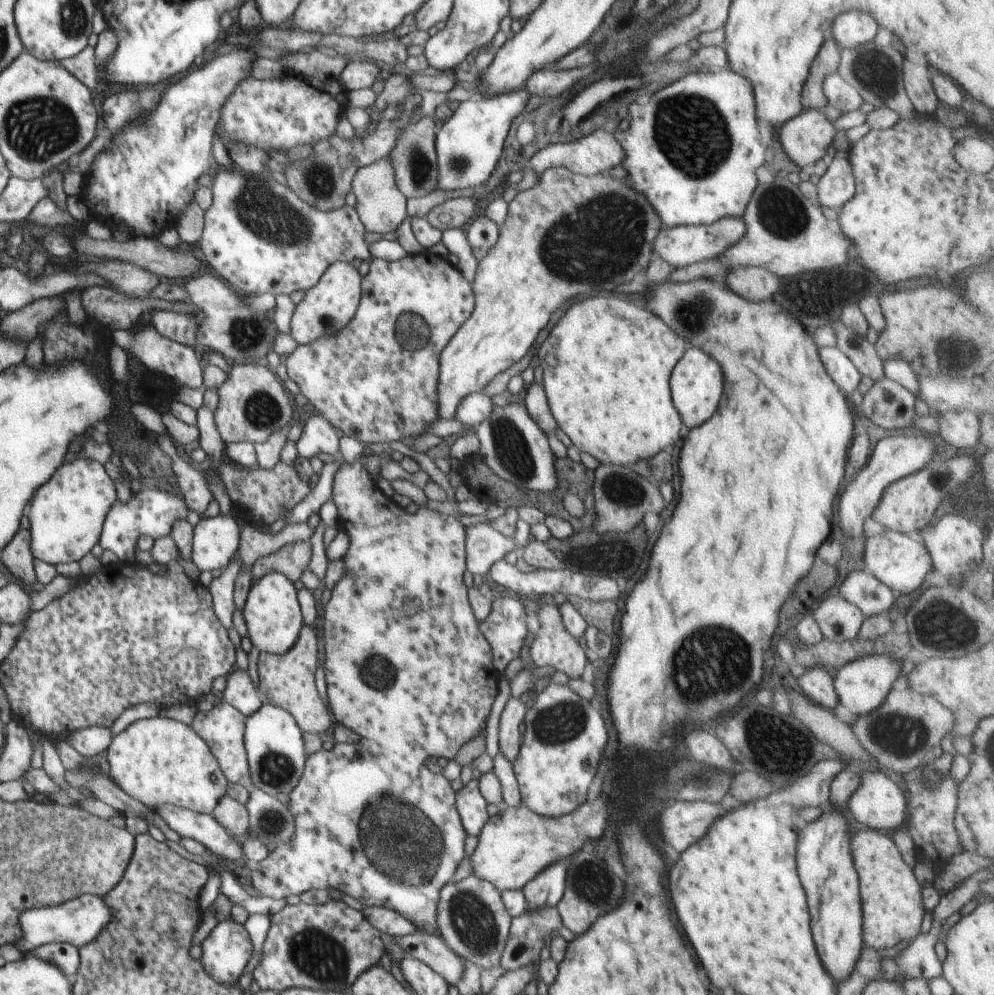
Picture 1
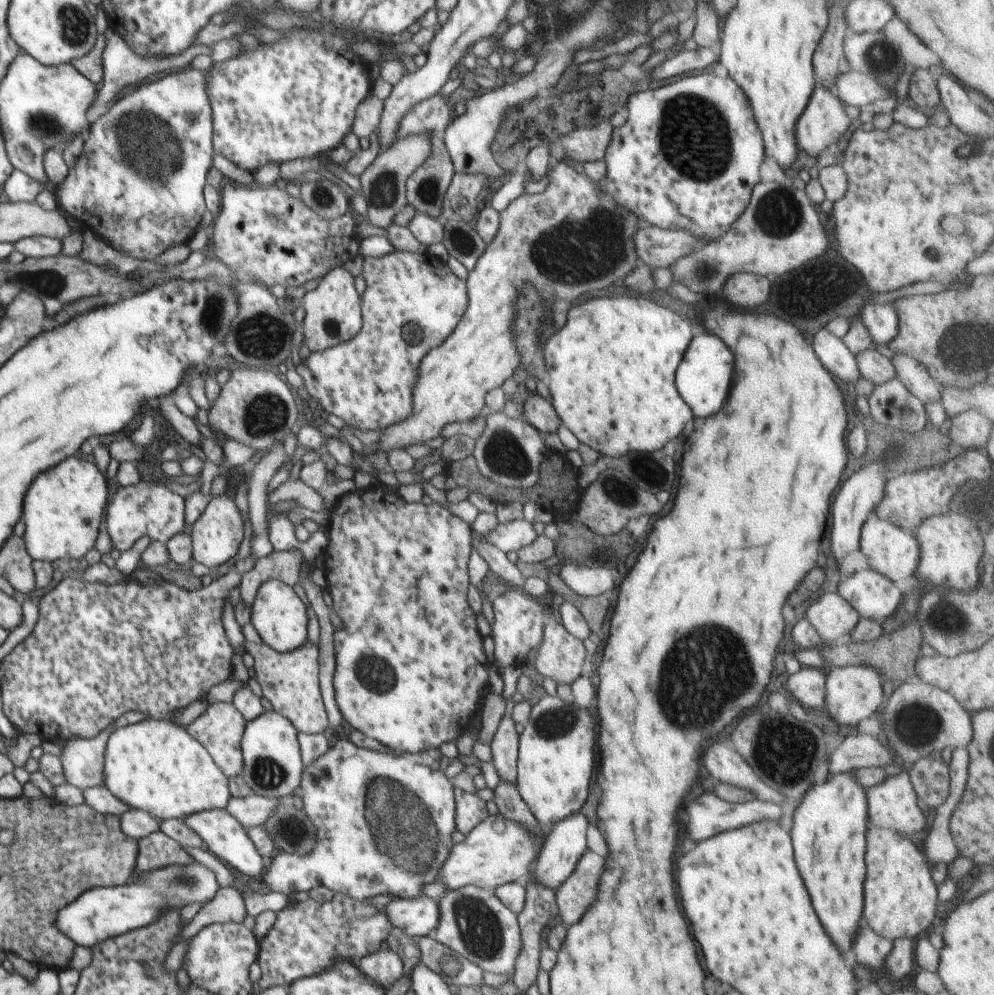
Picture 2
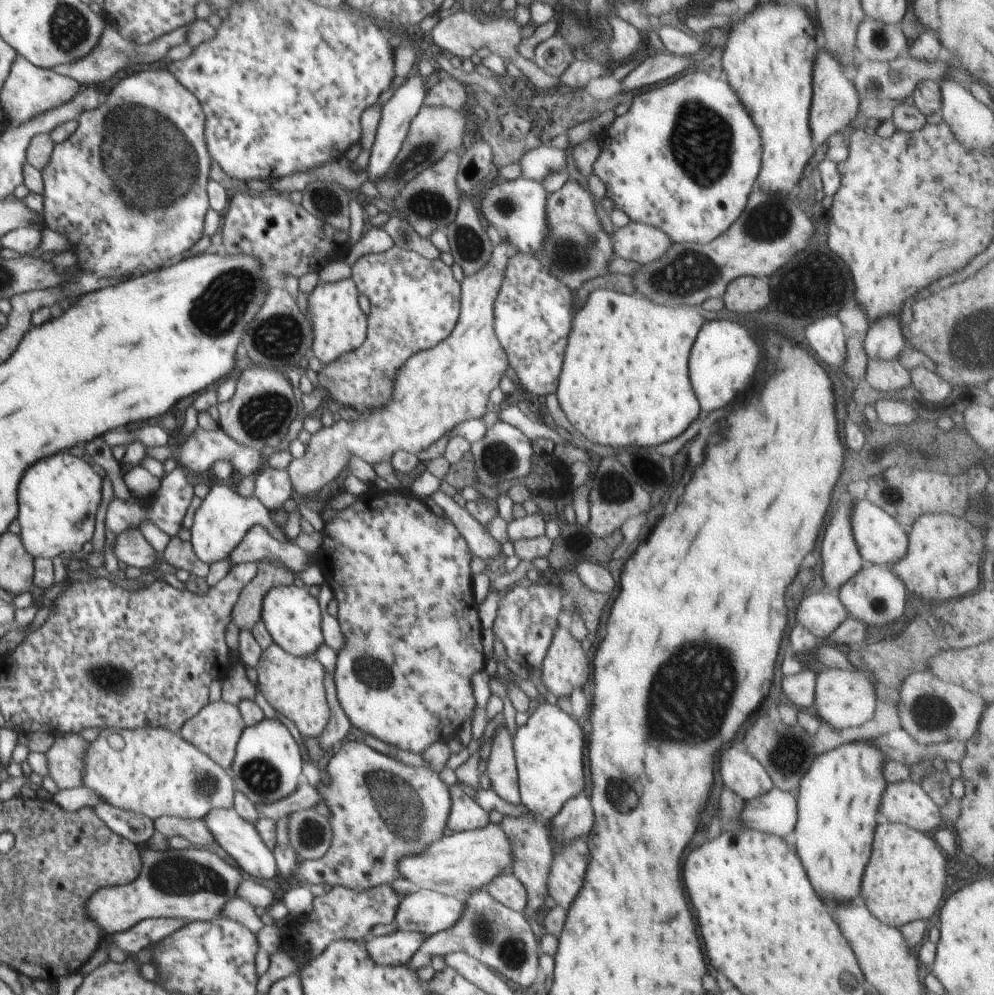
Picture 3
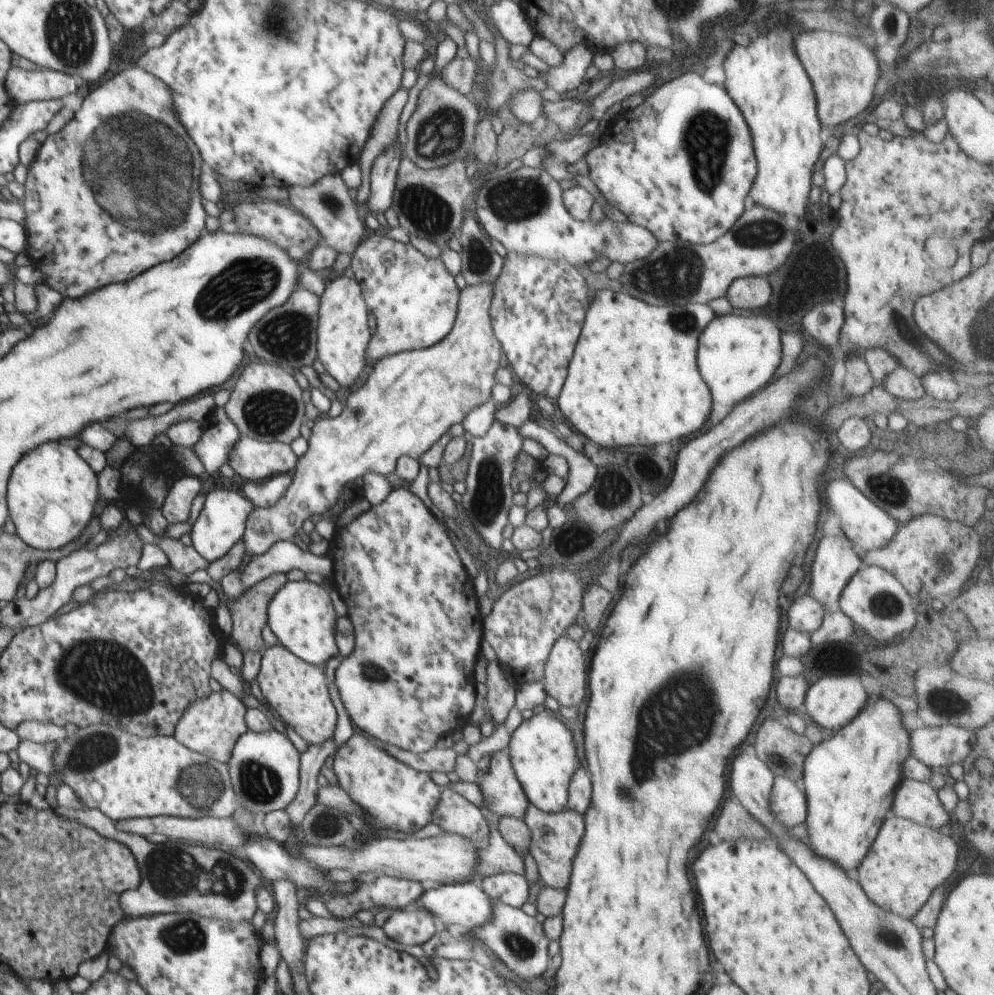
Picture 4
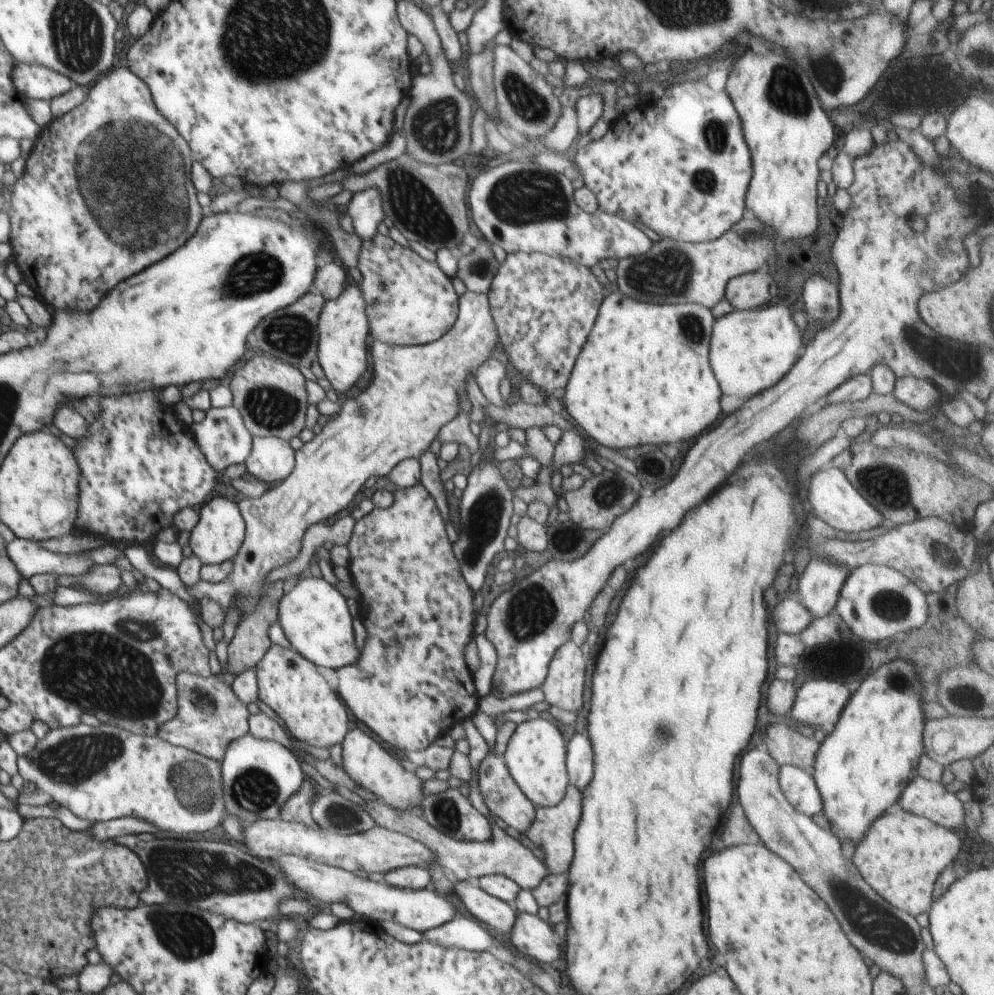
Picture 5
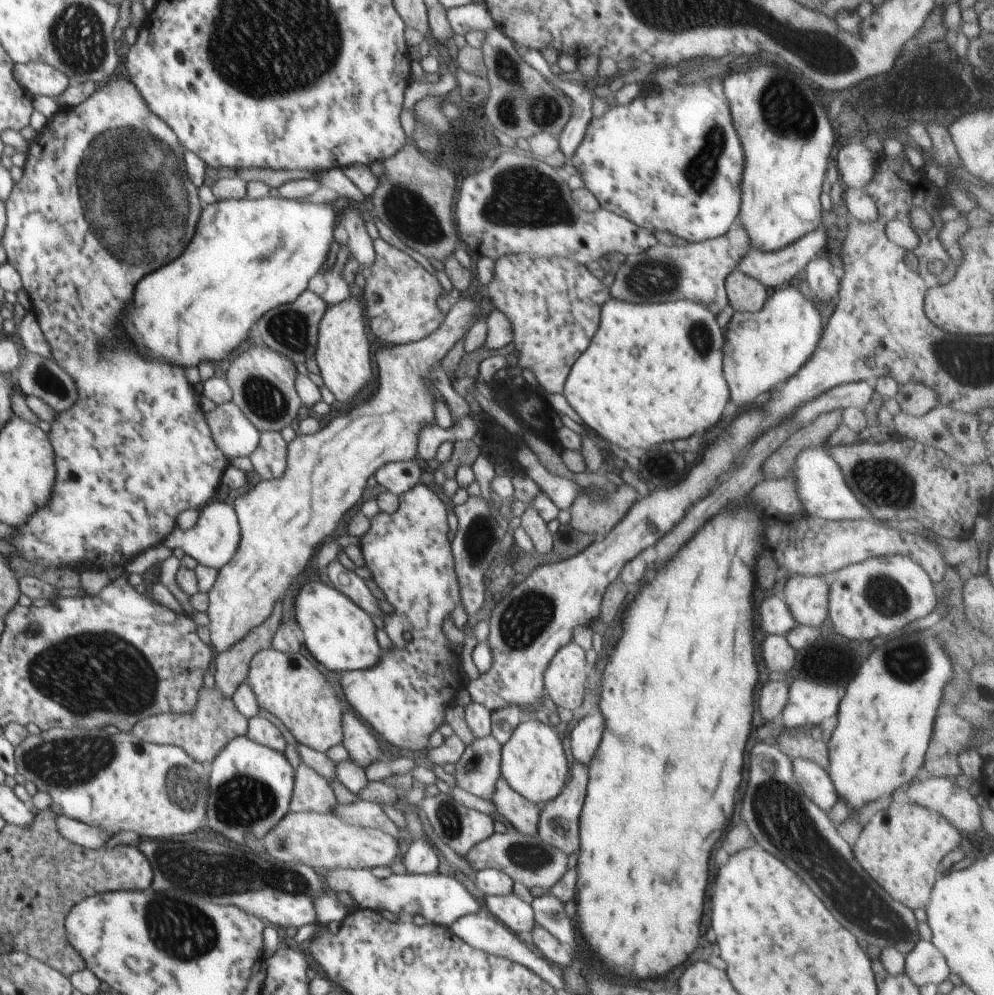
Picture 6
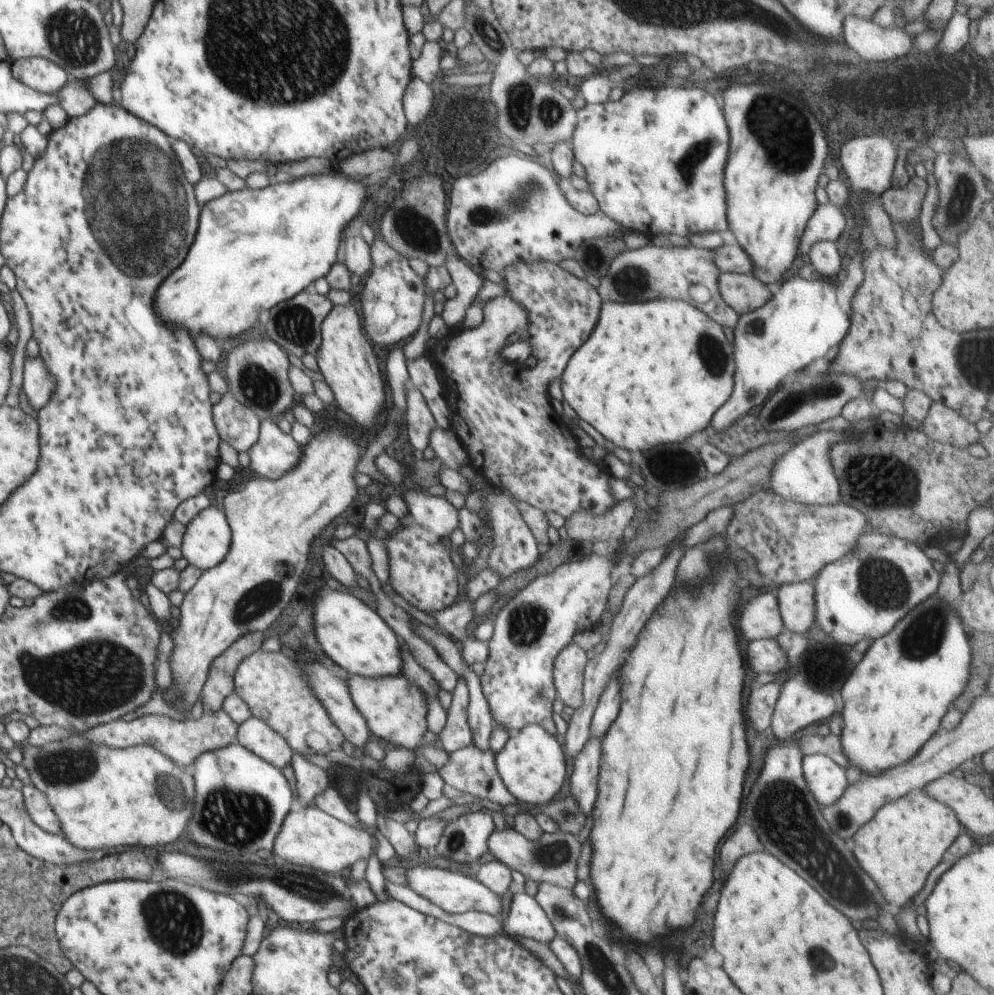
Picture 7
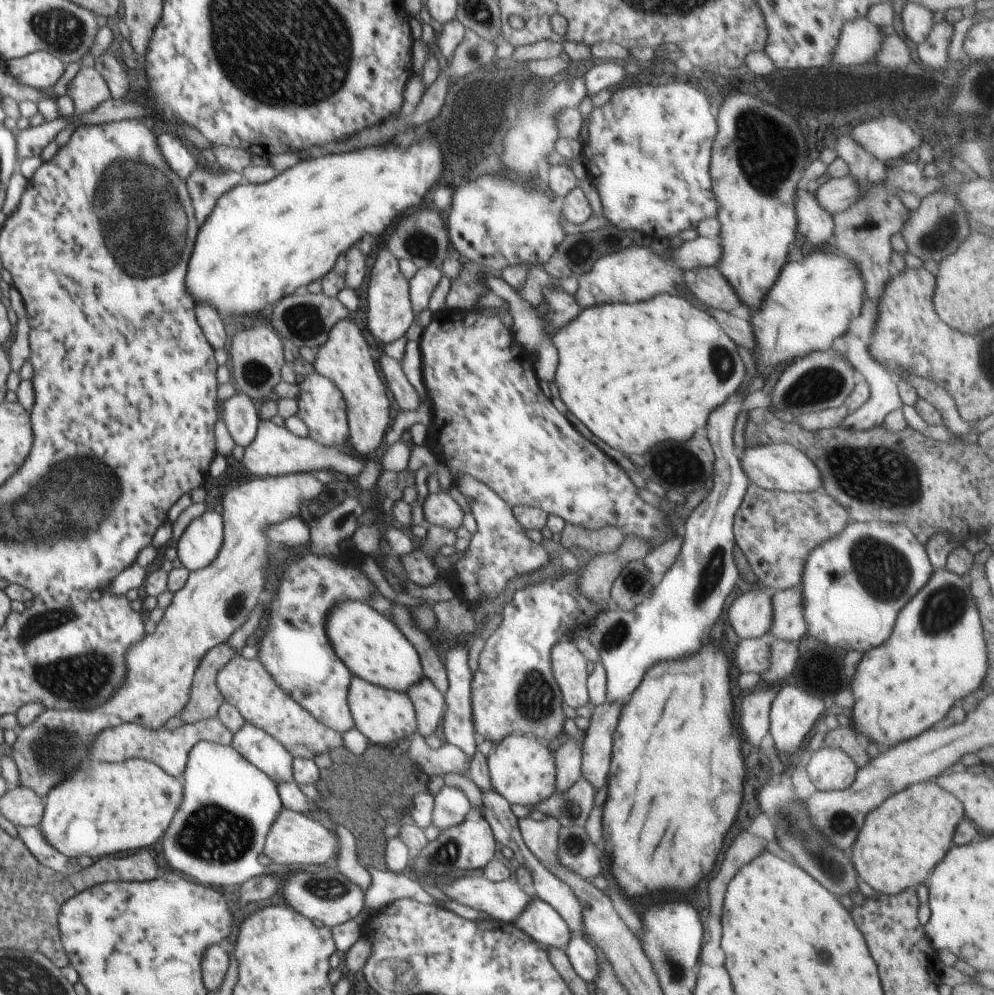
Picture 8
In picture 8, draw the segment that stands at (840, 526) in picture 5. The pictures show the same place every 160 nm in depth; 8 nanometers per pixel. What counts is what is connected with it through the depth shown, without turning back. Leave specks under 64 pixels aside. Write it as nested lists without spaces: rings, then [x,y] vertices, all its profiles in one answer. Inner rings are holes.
[[[847,332],[842,334],[840,338],[846,344],[844,359],[854,368],[858,377],[865,380],[870,390],[868,401],[861,408],[852,410],[844,422],[840,424],[840,428],[844,428],[844,430],[872,430],[872,428],[878,428],[890,412],[903,408],[898,391],[899,377],[896,377],[893,371],[886,366],[882,366],[880,362],[876,362],[876,358],[872,358],[872,354],[868,354],[868,342],[870,340],[859,336],[849,336]],[[775,443],[763,446],[746,447],[739,452],[739,461],[744,474],[751,484],[768,491],[815,492],[822,489],[822,474],[818,466],[790,443]]]

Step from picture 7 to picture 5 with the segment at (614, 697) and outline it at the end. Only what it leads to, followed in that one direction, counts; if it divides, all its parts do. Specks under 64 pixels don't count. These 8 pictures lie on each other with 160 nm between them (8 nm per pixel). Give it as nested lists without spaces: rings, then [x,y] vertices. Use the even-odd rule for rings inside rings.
[[[587,730],[582,734],[576,732],[574,737],[567,744],[566,764],[569,784],[575,786],[580,792],[582,792],[588,784],[590,784],[593,777],[593,750]]]

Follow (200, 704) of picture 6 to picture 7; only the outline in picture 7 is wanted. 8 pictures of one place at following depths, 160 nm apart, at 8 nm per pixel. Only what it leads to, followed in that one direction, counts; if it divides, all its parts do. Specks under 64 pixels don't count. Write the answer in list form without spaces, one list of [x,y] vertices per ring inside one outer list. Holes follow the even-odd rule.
[[[222,708],[211,713],[204,713],[200,718],[187,717],[184,721],[177,721],[162,714],[146,714],[132,720],[129,717],[118,719],[103,725],[96,725],[89,731],[69,731],[59,726],[36,727],[30,731],[27,743],[42,746],[47,742],[59,741],[72,733],[86,735],[92,742],[125,749],[136,745],[150,745],[161,753],[168,755],[178,766],[192,768],[195,760],[208,751],[218,750],[228,746],[236,740],[239,724],[235,723]]]

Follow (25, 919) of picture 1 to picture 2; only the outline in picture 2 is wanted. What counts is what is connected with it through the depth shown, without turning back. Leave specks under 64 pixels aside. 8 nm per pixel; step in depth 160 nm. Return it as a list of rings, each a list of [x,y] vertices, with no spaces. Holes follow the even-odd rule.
[[[200,863],[170,865],[145,873],[126,885],[94,887],[84,891],[57,912],[55,923],[57,929],[76,945],[91,948],[107,938],[149,925],[170,907],[180,910],[192,902],[203,905],[214,898],[219,888],[214,872]]]

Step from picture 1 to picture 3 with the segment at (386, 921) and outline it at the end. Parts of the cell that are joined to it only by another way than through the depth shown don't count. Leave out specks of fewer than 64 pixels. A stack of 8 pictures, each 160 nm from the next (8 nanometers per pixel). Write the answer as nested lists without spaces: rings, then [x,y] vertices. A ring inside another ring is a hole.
[[[420,889],[402,896],[395,921],[402,931],[416,931],[425,935],[450,929],[466,909],[466,897],[451,897],[430,889]]]

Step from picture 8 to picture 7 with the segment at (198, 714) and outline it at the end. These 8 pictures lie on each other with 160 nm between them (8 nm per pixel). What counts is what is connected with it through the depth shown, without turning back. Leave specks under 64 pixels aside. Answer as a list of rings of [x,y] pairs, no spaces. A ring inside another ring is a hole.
[[[265,631],[246,633],[212,661],[207,681],[201,689],[204,713],[223,708],[224,699],[235,690],[234,675],[239,664],[247,656],[260,650],[265,635]]]

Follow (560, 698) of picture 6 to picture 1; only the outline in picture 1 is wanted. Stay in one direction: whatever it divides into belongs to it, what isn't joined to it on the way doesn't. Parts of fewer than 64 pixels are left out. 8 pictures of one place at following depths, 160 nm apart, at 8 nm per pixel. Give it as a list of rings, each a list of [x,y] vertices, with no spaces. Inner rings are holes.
[[[551,600],[548,601],[548,604],[542,603],[538,612],[538,622],[540,622],[540,628],[530,646],[530,656],[535,663],[534,666],[551,666],[556,672],[564,673],[570,679],[580,679],[586,671],[587,658],[578,639],[573,638],[564,627],[558,606]]]

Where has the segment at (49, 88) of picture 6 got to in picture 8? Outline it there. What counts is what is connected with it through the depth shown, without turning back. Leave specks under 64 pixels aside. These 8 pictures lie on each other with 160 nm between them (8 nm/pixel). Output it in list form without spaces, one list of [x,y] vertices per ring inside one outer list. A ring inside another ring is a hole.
[[[45,51],[34,52],[24,58],[6,62],[7,72],[16,81],[36,89],[54,87],[65,74],[65,68],[56,56]]]

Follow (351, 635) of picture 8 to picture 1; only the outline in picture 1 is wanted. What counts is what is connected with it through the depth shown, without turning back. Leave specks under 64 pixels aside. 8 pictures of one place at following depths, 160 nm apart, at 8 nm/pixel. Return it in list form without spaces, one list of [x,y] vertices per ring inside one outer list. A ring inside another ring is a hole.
[[[270,572],[251,584],[251,592],[248,592],[244,604],[243,617],[254,648],[260,652],[283,655],[296,644],[304,626],[296,593],[294,583],[279,572]]]

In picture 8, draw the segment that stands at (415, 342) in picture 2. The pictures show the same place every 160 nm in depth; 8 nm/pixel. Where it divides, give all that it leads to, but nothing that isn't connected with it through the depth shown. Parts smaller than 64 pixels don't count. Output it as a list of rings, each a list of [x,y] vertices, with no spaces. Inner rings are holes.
[[[389,249],[378,252],[376,264],[368,280],[368,298],[366,298],[366,326],[382,346],[390,344],[406,335],[413,322],[413,309],[409,294],[409,281],[404,278],[398,266],[398,259]]]

